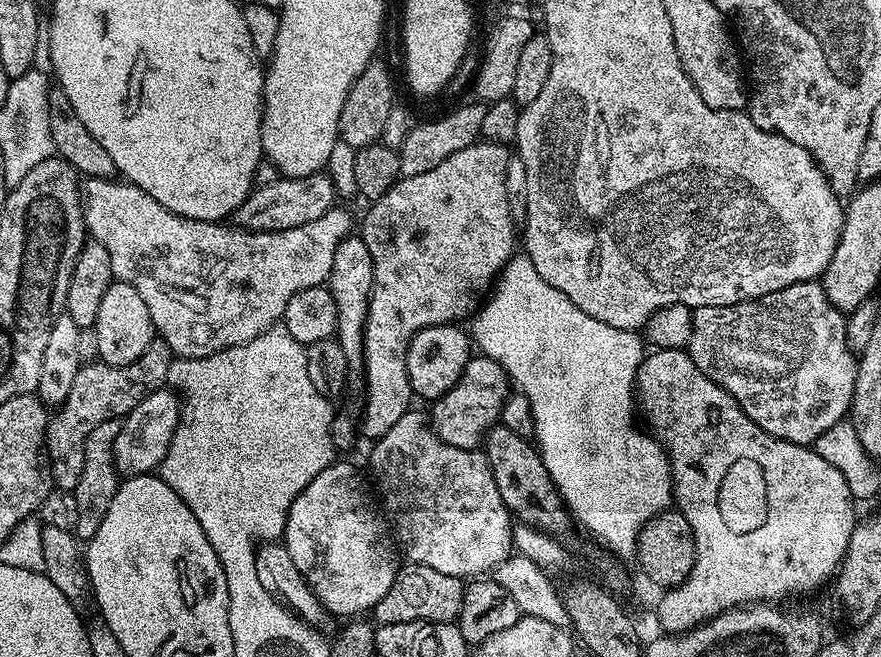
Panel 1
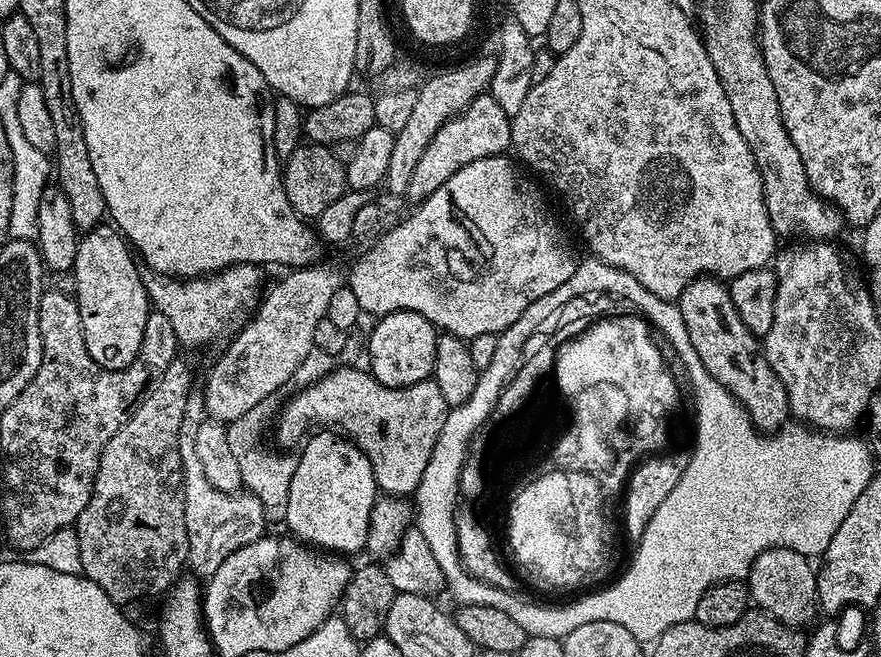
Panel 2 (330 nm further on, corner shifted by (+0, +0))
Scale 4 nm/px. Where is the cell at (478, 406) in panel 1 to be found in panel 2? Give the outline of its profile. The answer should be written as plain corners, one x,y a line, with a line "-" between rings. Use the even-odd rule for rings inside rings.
338,366
329,376
301,387
300,393
290,397
275,417
276,440
280,444
299,445
309,431
308,424
335,430
357,444
362,454
370,458
376,487
381,493
411,497
418,482
422,482
426,462
430,462
430,454
448,417
448,403
431,378
414,382
414,386
387,388
374,379
371,371
361,368

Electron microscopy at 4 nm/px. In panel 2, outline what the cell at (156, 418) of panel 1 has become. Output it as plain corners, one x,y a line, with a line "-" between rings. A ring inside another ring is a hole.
318,262
307,268
298,268
289,271
272,289
263,293
258,307
251,313
248,325
241,327
227,341
228,349
216,360
216,365
208,372
208,381
202,384
204,389
204,409
209,417
221,422
231,422
242,418
254,406
265,403
283,384
293,381
296,371
306,362
306,354
314,351
314,329
318,322
326,319
330,297
342,287
342,272
332,264

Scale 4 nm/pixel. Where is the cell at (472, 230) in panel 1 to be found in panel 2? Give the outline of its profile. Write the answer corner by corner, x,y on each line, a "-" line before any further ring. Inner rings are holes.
485,94
474,98
470,106
466,106
454,118
450,118
430,138
426,150
422,150
422,158
414,166
410,174
410,186
408,187
407,199
419,202
430,198
442,182
447,182
462,170
462,166
470,166
470,162
478,162
478,158
490,158
491,156
505,155
512,148
512,118
494,102
491,94

